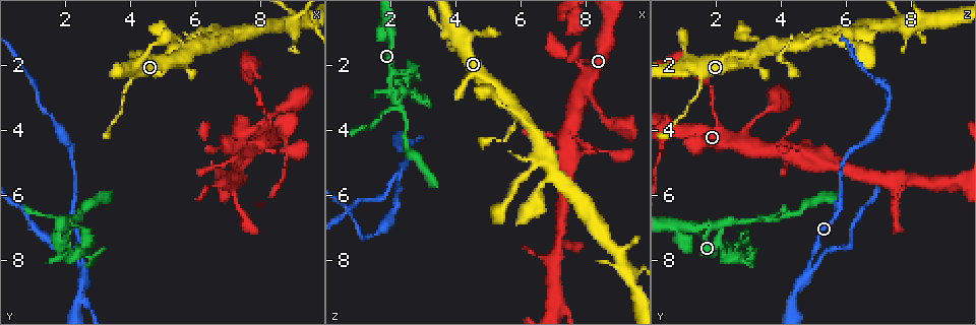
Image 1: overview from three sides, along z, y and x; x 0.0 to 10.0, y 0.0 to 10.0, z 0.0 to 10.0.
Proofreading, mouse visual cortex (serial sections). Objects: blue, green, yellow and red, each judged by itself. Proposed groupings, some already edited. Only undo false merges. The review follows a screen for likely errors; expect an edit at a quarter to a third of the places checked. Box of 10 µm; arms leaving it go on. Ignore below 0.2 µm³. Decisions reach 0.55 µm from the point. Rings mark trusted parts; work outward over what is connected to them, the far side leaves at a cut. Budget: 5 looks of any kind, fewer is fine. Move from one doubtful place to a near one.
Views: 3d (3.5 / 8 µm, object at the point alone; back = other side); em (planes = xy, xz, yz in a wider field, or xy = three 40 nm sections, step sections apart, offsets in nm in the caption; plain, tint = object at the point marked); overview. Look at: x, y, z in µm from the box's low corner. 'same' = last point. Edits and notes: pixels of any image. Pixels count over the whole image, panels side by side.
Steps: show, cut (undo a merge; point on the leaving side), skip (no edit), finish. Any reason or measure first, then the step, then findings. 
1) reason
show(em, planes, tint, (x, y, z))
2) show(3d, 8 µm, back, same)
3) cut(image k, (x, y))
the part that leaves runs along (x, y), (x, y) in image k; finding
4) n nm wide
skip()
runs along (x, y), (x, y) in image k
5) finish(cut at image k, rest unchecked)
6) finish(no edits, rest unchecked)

sharp bend
show(3d, 3.5 µm, (2.45, 7.05, 2.30))

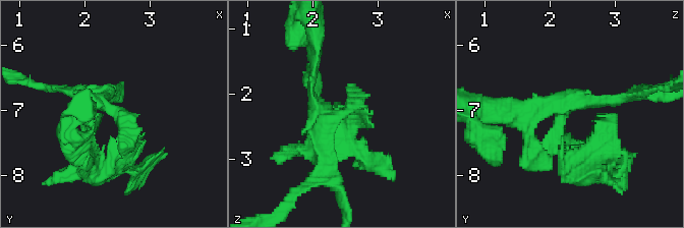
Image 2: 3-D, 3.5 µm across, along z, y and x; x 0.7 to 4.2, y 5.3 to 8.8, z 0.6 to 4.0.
show(em, xy, step 2, tint, (2.50, 6.95, 2.25))

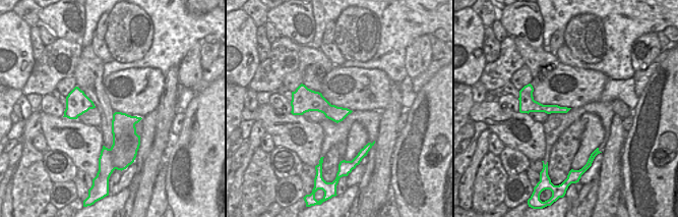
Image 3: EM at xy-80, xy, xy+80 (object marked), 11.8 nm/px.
190 nm wide
cut(image 2, (577, 145))
the part that leaves runs along (562, 115), (557, 144), (595, 166) in image 2; two cells meet here

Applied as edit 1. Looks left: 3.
see it whole again
show(overview)

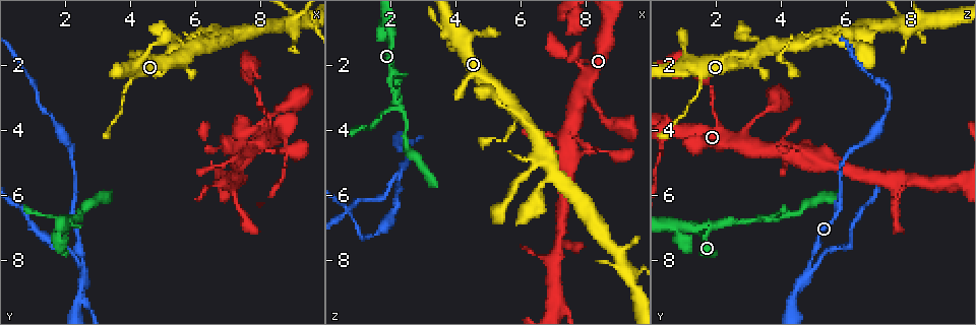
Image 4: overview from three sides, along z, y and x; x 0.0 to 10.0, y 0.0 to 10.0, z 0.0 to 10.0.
sharp bend
show(3d, 3.5 µm, (2.55, 8.15, 4.95))

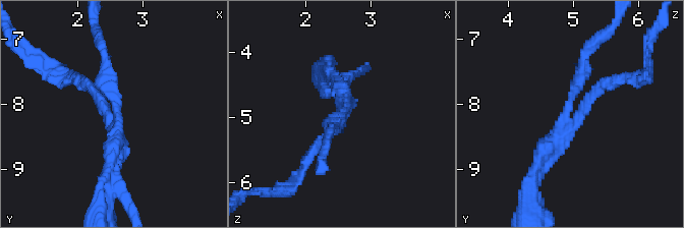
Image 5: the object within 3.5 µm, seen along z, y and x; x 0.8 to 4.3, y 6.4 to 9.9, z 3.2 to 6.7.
cut(image 5, (90, 88))
the part that leaves runs along (112, 113), (90, 84), (58, 81) in image 5; a second cell is stuck on

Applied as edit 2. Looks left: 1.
finish(cut at image 2, cut at image 5, rest unchecked)

